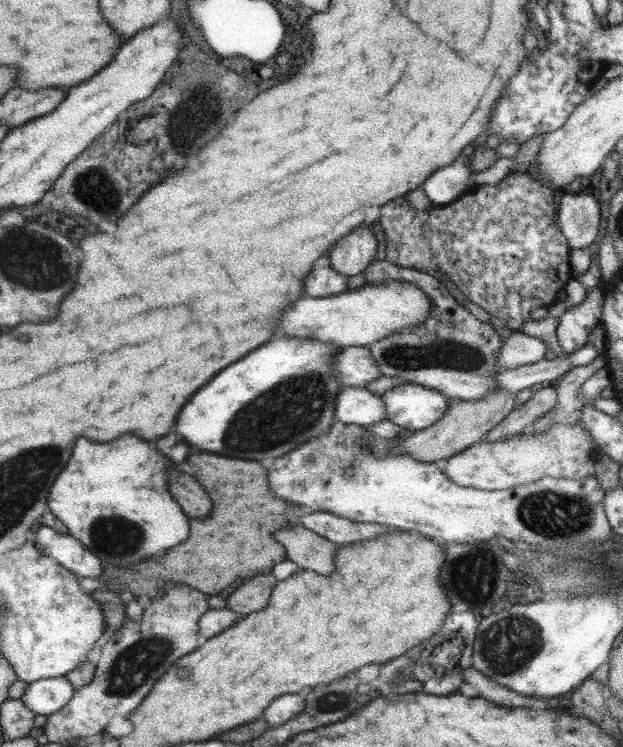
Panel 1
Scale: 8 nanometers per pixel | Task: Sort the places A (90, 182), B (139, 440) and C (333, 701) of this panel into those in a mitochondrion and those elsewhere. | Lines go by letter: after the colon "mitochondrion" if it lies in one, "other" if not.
A: mitochondrion
B: other
C: mitochondrion

